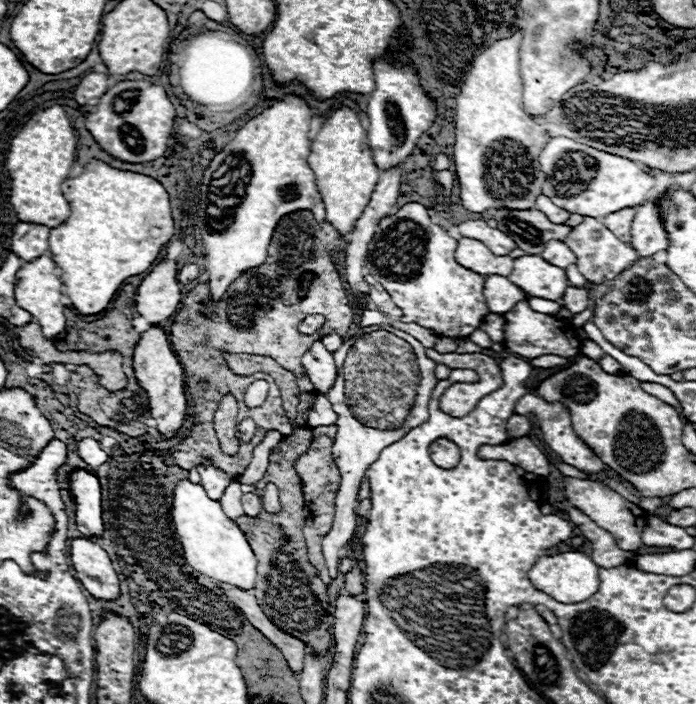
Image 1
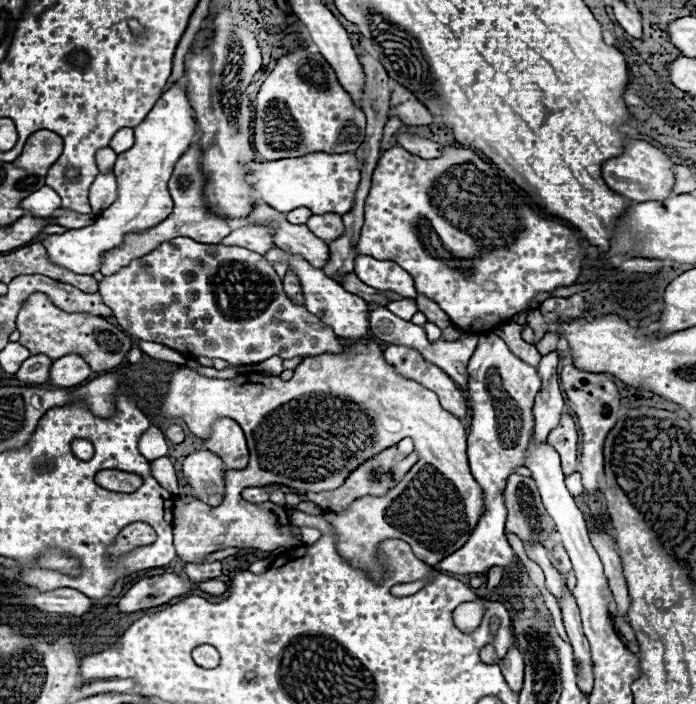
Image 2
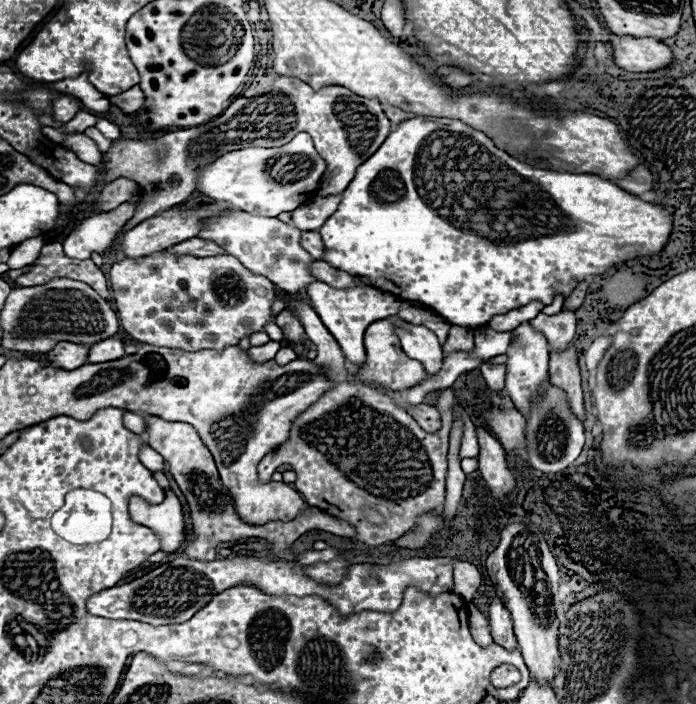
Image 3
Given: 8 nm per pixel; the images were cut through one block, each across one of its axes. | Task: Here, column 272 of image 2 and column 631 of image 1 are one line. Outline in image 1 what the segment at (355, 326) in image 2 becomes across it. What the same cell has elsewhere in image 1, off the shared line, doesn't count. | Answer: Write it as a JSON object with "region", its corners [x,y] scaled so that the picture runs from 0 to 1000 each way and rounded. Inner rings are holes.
{"region":[[[839,310],[839,315],[822,327],[813,347],[822,352],[822,358],[828,358],[828,366],[830,366],[828,378],[833,384],[833,389],[845,401],[856,401],[856,403],[865,403],[868,398],[882,398],[897,381],[902,381],[911,369],[917,369],[917,358],[911,352],[905,352],[902,347],[897,347],[894,341],[888,341],[856,310]]]}

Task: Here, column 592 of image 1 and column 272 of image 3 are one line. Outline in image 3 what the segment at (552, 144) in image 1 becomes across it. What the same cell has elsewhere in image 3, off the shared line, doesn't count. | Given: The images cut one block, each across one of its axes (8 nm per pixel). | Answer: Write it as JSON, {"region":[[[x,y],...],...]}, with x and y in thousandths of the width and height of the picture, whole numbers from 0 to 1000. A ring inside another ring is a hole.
{"region":[[[440,188],[402,210],[351,210],[328,216],[307,233],[287,241],[284,270],[305,284],[322,284],[333,295],[397,310],[405,301],[420,301],[454,276],[457,259],[468,244],[468,230],[451,213],[448,196]]]}

